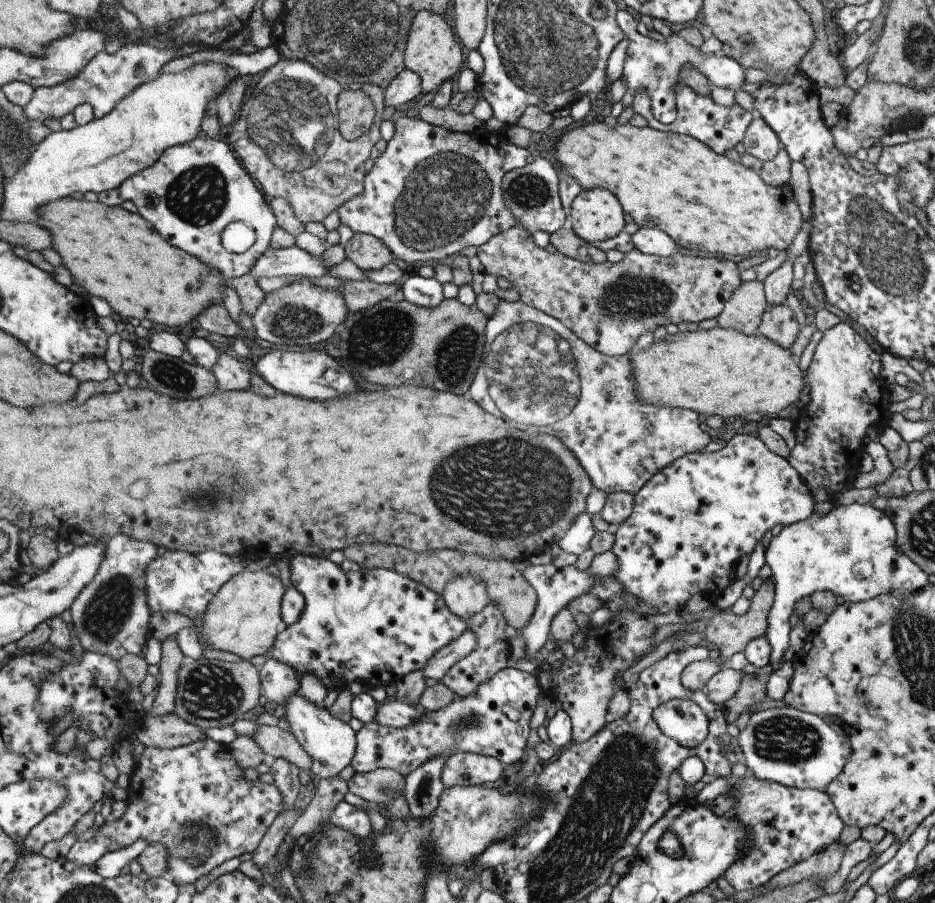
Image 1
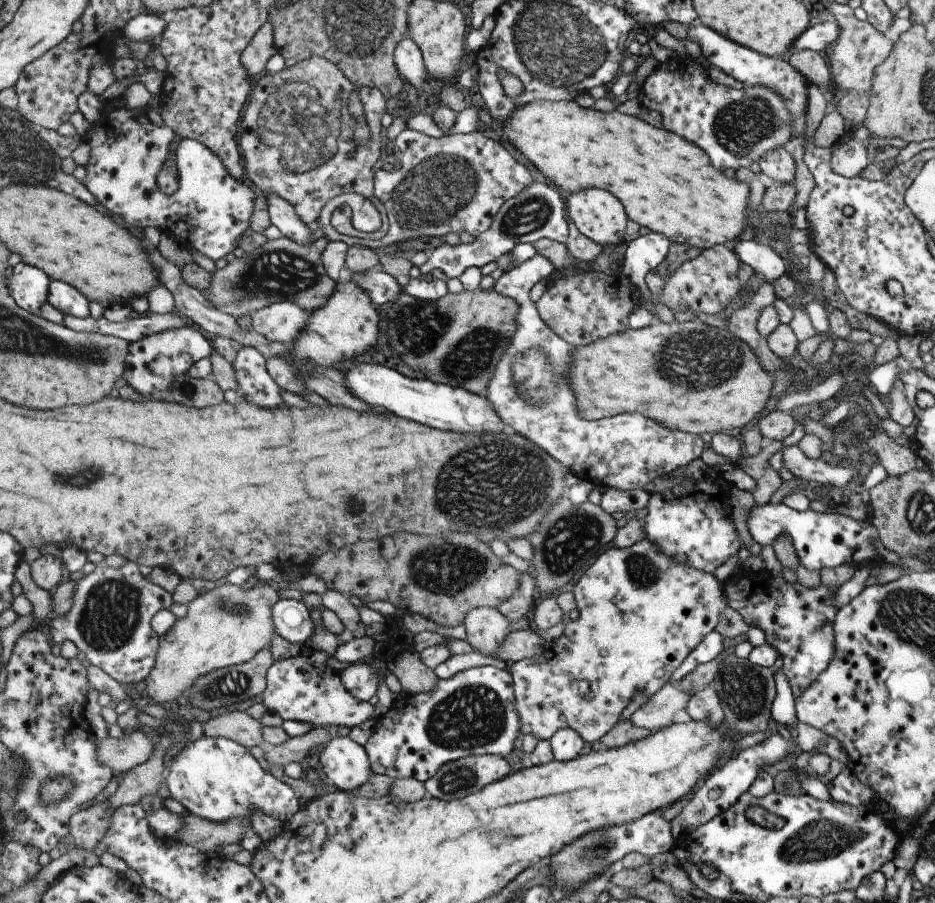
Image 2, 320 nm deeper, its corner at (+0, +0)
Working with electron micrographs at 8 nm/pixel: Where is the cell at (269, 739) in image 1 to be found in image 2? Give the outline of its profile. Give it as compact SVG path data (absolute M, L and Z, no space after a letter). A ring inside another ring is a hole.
M231 710L204 723L204 734L207 737L225 737L248 749L257 745L266 746L263 736L264 726L259 719L253 718L247 711Z

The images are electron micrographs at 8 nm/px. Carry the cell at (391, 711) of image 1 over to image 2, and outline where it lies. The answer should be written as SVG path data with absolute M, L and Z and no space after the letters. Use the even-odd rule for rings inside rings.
M309 650L301 655L275 661L268 672L268 685L261 696L268 710L283 720L297 720L312 727L353 728L372 717L373 706L359 701L342 685L338 672L331 669L323 651Z

